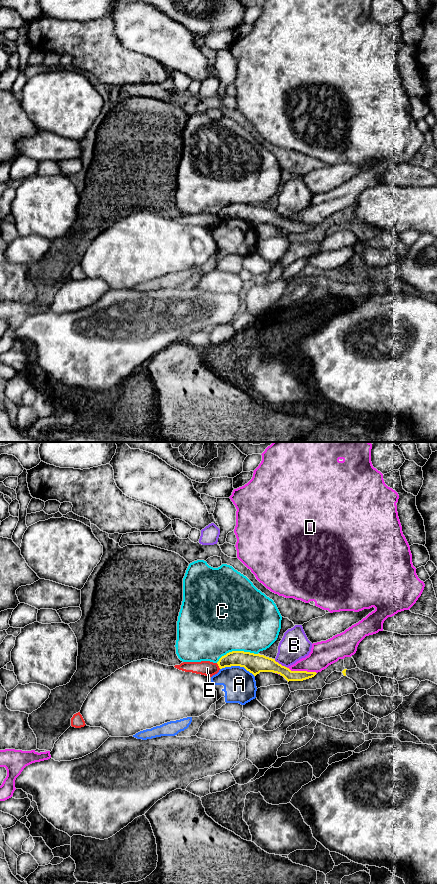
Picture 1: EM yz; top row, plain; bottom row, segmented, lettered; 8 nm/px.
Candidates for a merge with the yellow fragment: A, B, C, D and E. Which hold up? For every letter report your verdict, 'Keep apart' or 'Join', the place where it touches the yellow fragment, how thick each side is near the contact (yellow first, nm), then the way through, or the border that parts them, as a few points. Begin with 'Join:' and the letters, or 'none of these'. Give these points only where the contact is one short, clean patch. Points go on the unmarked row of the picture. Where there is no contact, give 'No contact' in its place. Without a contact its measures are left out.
Join: none of these
A: Keep apart. Touches yellow at yz (237, 217). Thickness 160 nm (yellow) against 260 nm. Boundary: yz (220, 220), (243, 218), (254, 227)
B: Keep apart. Touches yellow at yz (277, 214). Thickness 160 nm (yellow) against 220 nm
C: Keep apart. Touches yellow at yz (236, 203). Thickness 160 nm (yellow) against 500 nm
D: Keep apart. Touches yellow at yz (301, 223). Thickness 100 nm (yellow) against 200 nm
E: Keep apart. Touches yellow at yz (218, 217). Thickness 130 nm (yellow) against 120 nm. Boundary: yz (216, 215), (220, 220)

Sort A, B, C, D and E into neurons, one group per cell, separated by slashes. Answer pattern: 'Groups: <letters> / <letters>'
Groups: A / B / C / D / E

